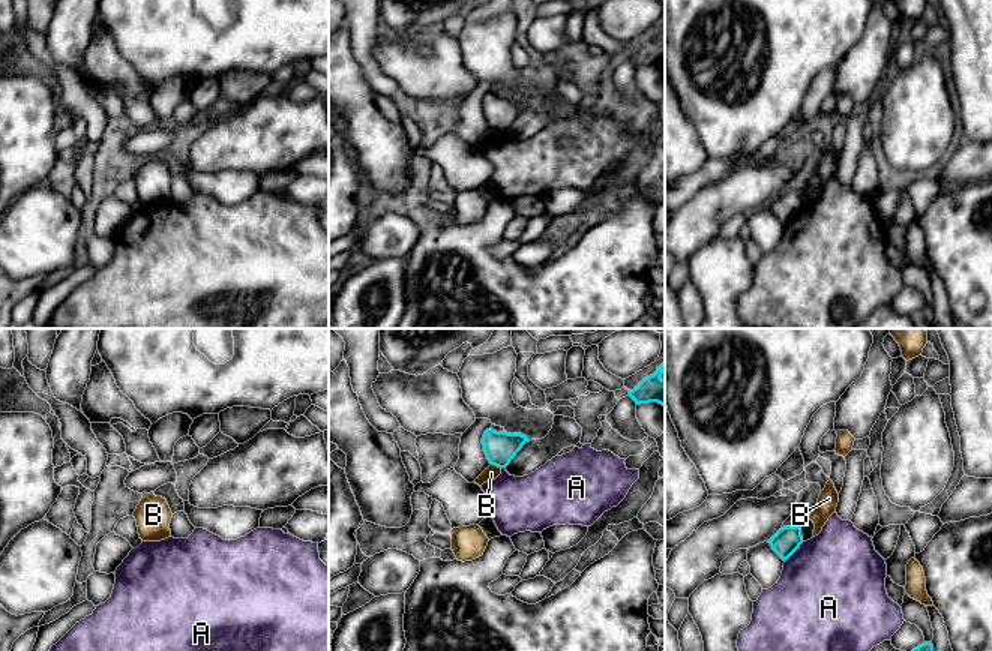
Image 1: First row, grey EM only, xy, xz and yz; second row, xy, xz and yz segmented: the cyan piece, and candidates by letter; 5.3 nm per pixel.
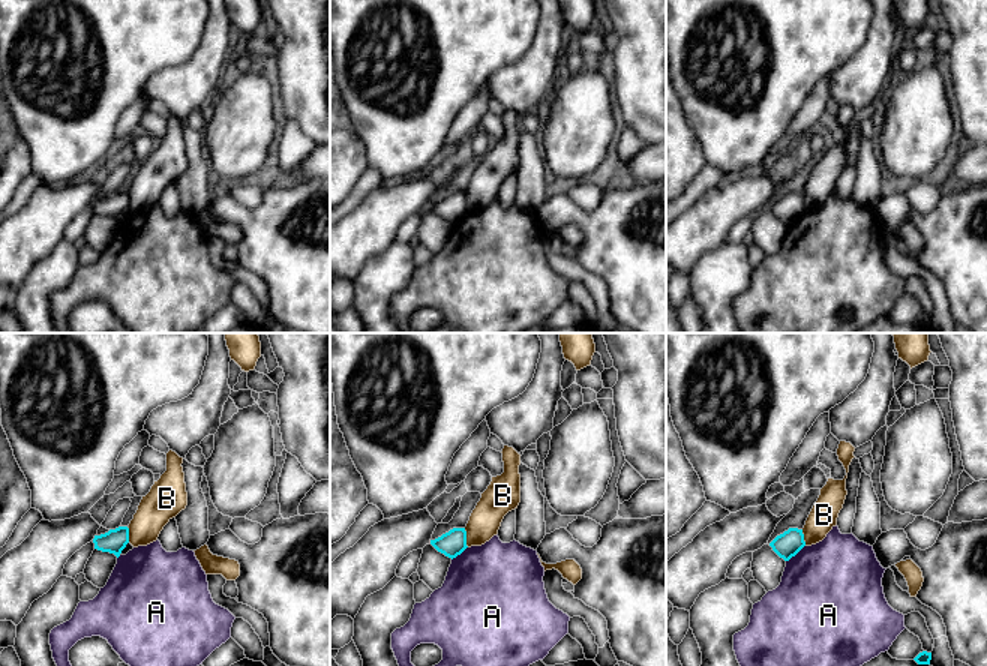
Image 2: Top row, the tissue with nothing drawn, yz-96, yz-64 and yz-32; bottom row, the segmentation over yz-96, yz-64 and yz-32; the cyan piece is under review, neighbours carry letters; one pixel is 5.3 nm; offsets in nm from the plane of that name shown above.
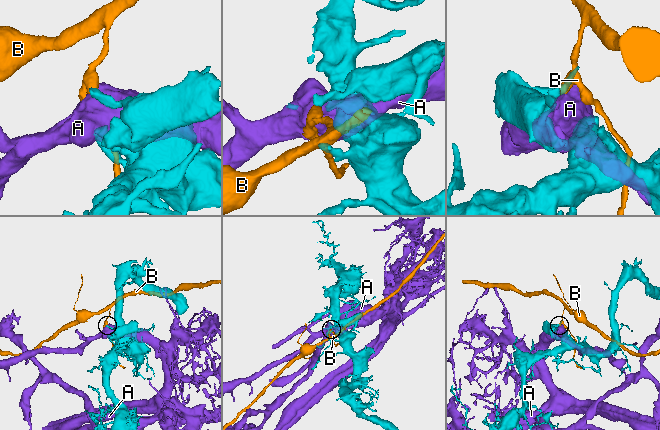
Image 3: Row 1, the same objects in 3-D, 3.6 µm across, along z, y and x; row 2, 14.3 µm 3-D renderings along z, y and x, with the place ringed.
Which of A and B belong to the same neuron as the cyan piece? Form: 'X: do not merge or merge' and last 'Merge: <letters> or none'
A: do not merge
B: do not merge
Merge: none

